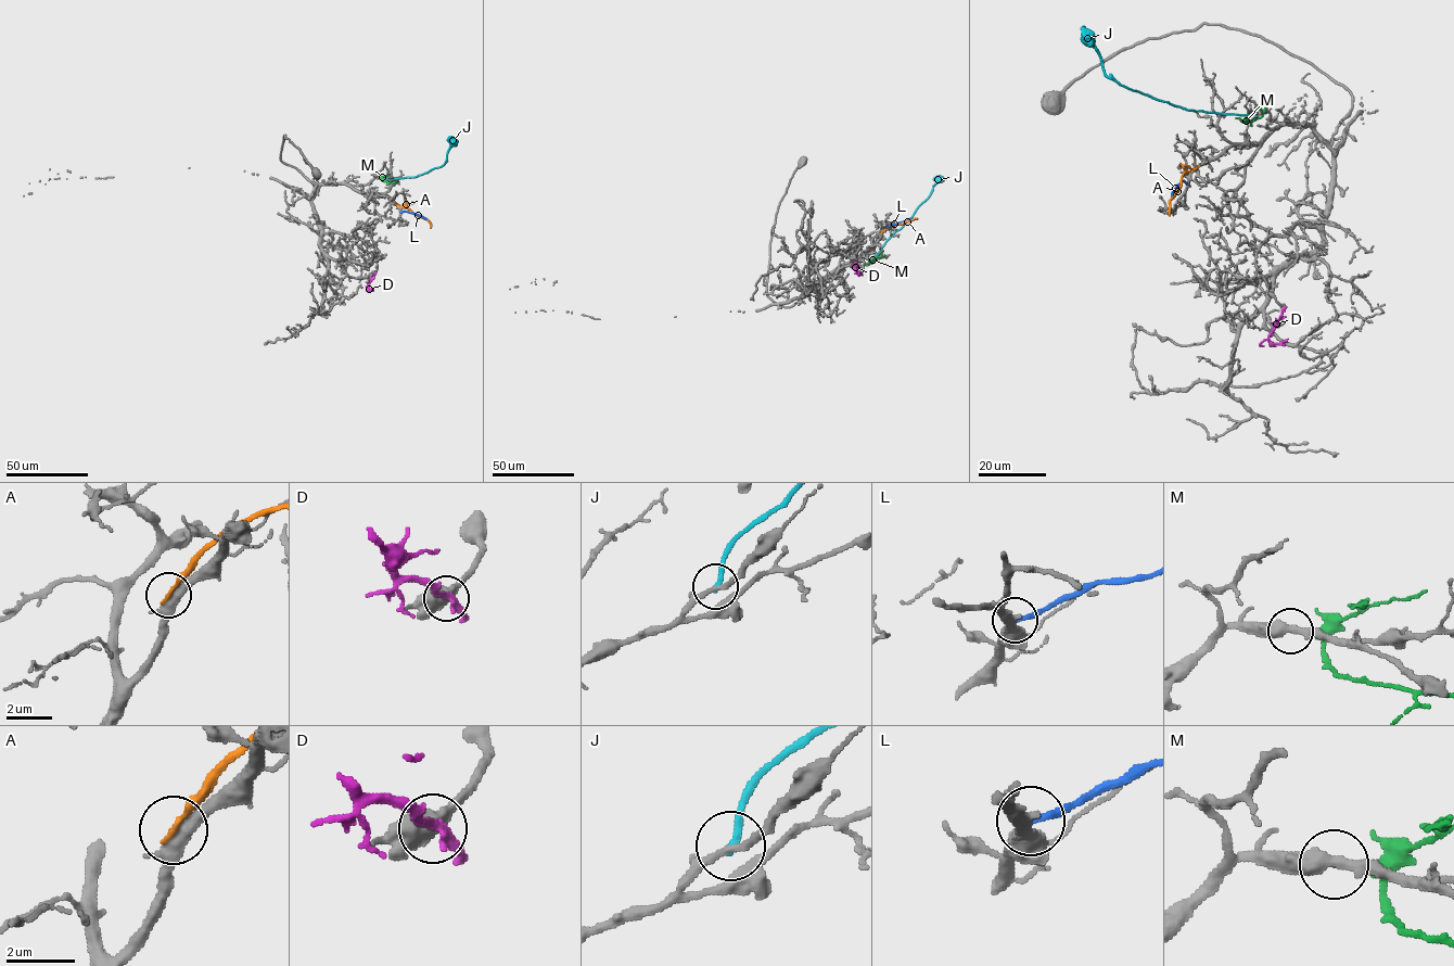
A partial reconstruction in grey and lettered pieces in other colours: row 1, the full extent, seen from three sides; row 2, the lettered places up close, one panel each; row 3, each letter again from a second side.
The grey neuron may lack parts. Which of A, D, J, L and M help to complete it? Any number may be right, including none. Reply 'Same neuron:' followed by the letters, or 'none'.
Same neuron: none

